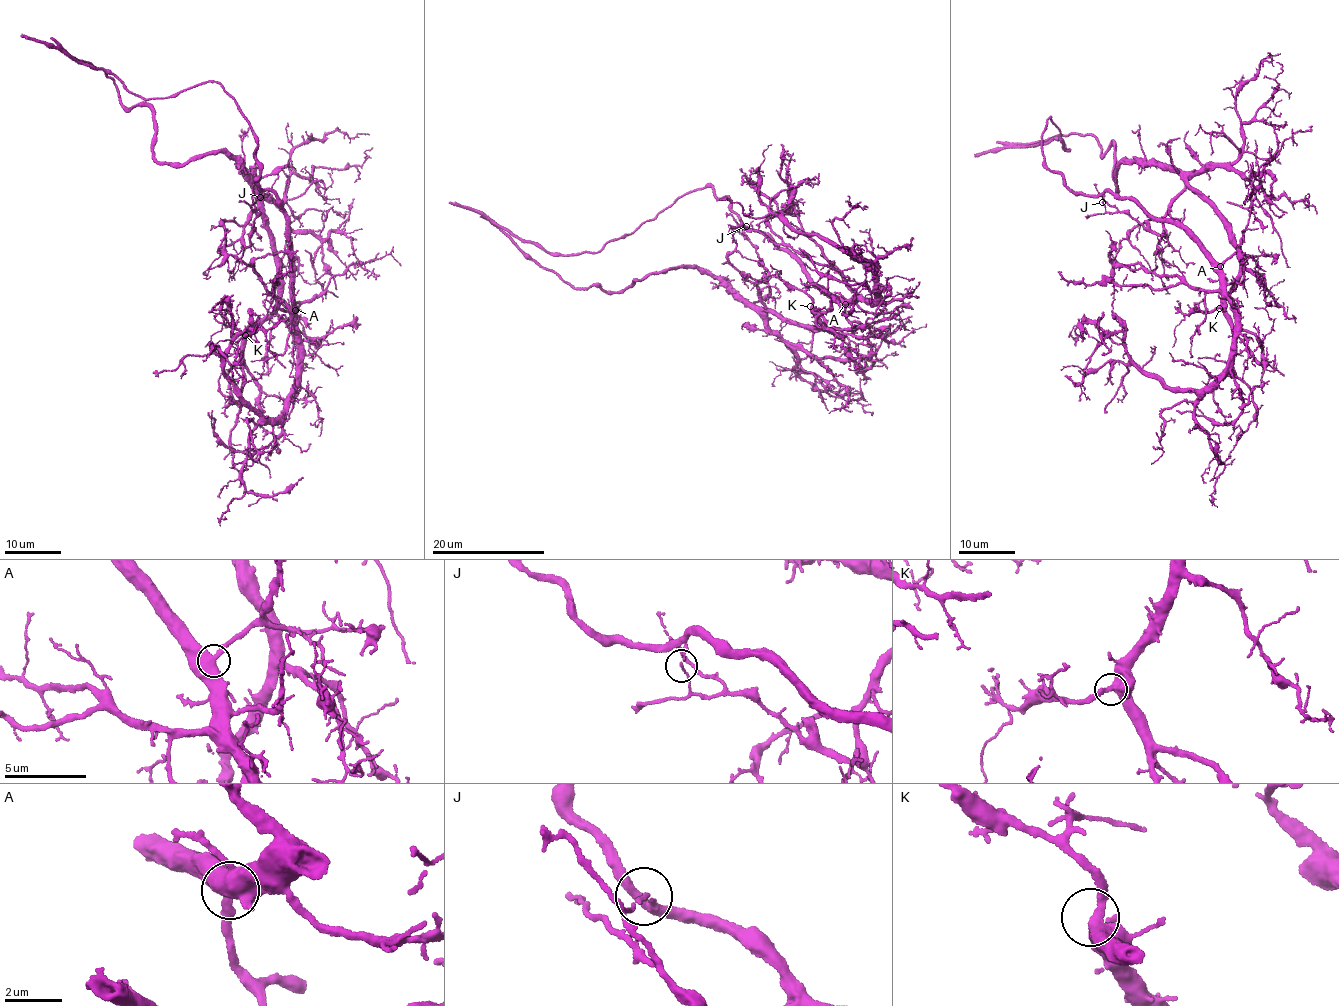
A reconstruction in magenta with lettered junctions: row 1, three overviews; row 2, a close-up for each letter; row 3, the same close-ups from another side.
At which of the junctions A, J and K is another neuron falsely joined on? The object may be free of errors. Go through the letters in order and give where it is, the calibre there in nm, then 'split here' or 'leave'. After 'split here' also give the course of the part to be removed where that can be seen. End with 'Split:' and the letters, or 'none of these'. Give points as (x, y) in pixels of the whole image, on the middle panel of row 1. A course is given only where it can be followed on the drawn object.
A: place (845, 304); calibre 550 nm; leave
J: place (746, 226); calibre 100 nm; split here; course (746, 226), (842, 298), (881, 292), (867, 264), (787, 223), (781, 165), (794, 161)
K: place (810, 306); calibre 500 nm; leave
Split: J

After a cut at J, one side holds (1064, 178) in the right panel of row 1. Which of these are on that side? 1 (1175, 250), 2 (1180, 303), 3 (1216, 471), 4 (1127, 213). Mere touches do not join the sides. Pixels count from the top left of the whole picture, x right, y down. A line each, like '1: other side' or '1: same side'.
1: other side
2: other side
3: same side
4: other side

